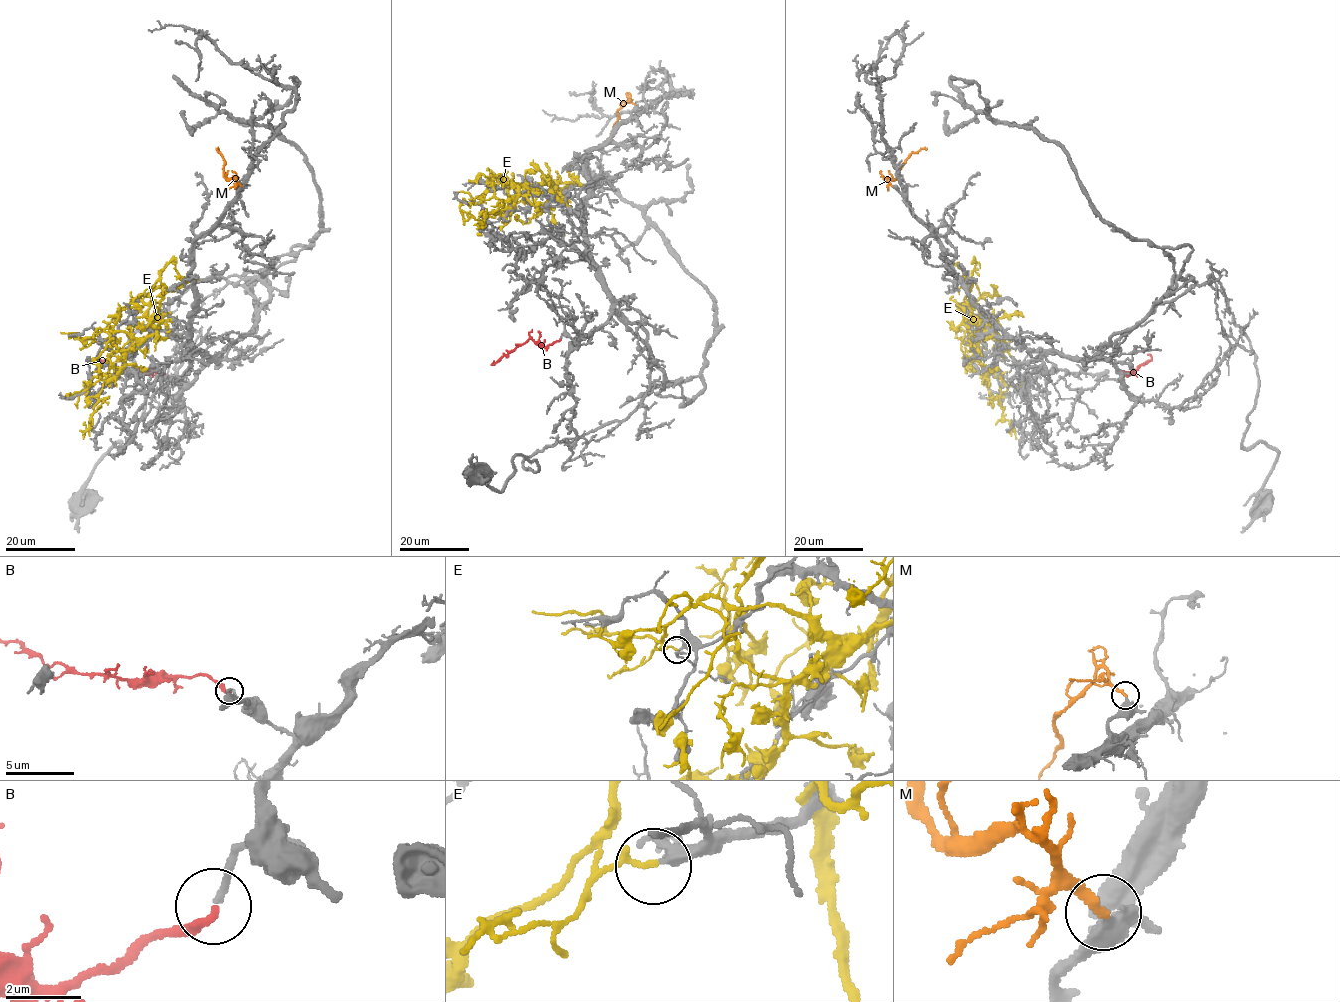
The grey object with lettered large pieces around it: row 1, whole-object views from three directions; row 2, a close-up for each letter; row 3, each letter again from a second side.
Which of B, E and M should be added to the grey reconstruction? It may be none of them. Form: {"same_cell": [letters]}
{"same_cell": ["B", "M"]}

